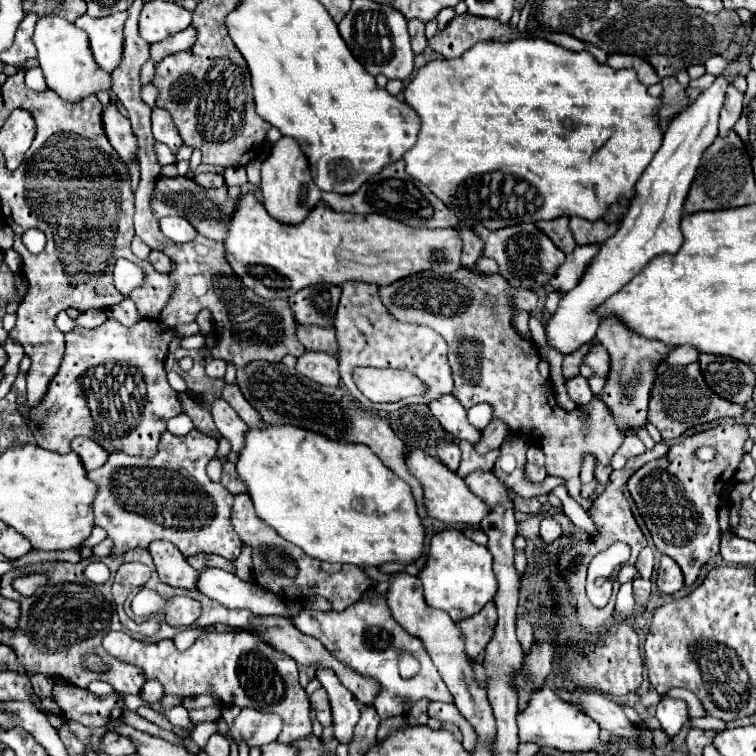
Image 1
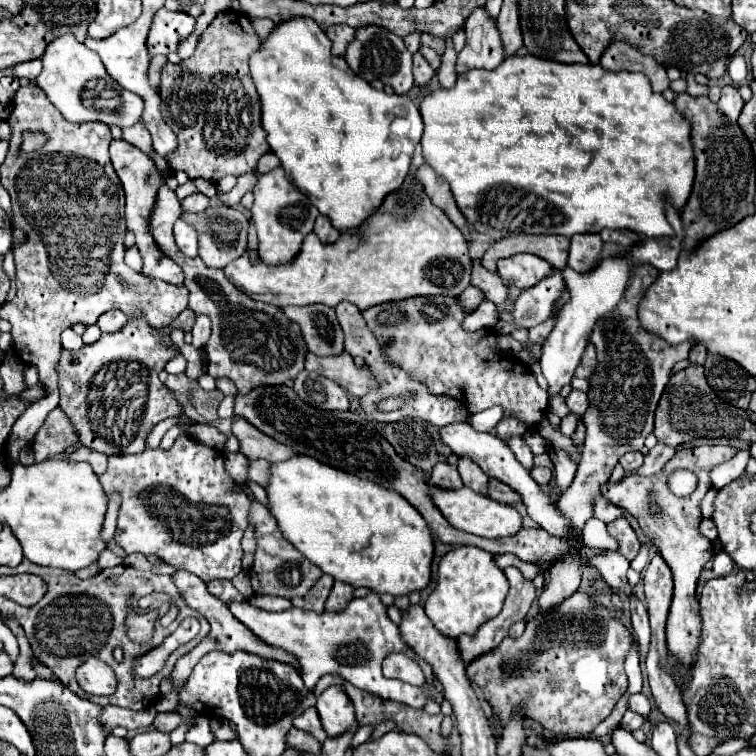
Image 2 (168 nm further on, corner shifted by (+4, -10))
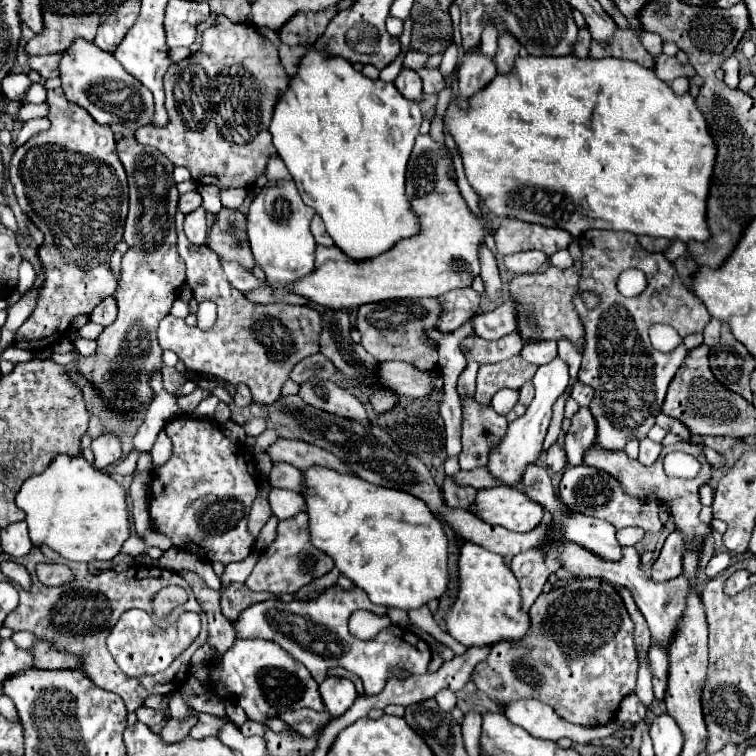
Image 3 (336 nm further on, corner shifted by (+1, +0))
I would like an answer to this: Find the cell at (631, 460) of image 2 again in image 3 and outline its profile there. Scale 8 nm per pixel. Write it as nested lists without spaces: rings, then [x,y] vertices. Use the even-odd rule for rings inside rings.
[[[643,438],[641,440],[641,450],[639,450],[639,462],[643,466],[651,466],[657,460],[657,456],[659,456],[661,450],[663,450],[661,442],[653,442],[649,438]]]

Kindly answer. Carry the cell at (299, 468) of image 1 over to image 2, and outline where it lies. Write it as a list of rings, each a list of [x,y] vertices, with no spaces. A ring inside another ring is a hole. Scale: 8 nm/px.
[[[302,454],[270,464],[268,474],[268,512],[276,518],[284,540],[292,542],[292,546],[296,546],[296,550],[300,550],[324,574],[356,588],[366,586],[378,594],[390,592],[392,596],[422,590],[430,582],[430,564],[434,556],[430,528],[420,512],[414,506],[408,506],[400,494],[392,494],[392,490],[376,486],[376,482],[344,474],[342,470],[324,466],[322,462]]]

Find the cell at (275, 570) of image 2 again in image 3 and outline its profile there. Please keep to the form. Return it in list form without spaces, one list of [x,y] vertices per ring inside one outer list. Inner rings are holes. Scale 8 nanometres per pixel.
[[[297,514],[289,520],[281,520],[277,526],[275,542],[263,552],[261,560],[255,564],[245,584],[257,592],[265,590],[273,594],[295,594],[299,588],[311,584],[315,578],[321,578],[327,572],[331,572],[335,566],[333,560],[325,552],[315,548],[309,538],[311,538],[311,532],[309,532],[307,514]]]

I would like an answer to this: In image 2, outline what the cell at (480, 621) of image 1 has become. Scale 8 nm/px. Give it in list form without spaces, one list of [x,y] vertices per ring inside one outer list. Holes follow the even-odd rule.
[[[576,592],[564,604],[548,614],[538,614],[526,624],[524,634],[518,640],[504,638],[498,650],[492,654],[482,654],[476,662],[466,666],[468,678],[476,682],[494,712],[506,724],[512,710],[520,706],[528,718],[534,718],[544,728],[552,730],[556,736],[586,736],[604,718],[610,716],[616,702],[628,688],[628,678],[624,674],[624,660],[632,648],[632,632],[618,622],[606,608],[596,606],[586,594]]]

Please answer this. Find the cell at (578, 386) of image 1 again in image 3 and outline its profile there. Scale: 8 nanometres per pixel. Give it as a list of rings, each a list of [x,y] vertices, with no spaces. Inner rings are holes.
[[[577,380],[577,382],[571,384],[571,398],[573,398],[579,406],[589,406],[591,400],[593,400],[593,388]]]

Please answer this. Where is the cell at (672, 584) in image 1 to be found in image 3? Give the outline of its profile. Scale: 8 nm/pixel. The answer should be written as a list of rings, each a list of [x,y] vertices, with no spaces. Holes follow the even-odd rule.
[[[671,532],[669,538],[665,540],[665,546],[663,546],[659,558],[655,560],[655,564],[651,568],[651,578],[655,582],[665,582],[665,580],[679,576],[683,570],[681,568],[683,566],[683,552],[685,552],[683,534]]]

